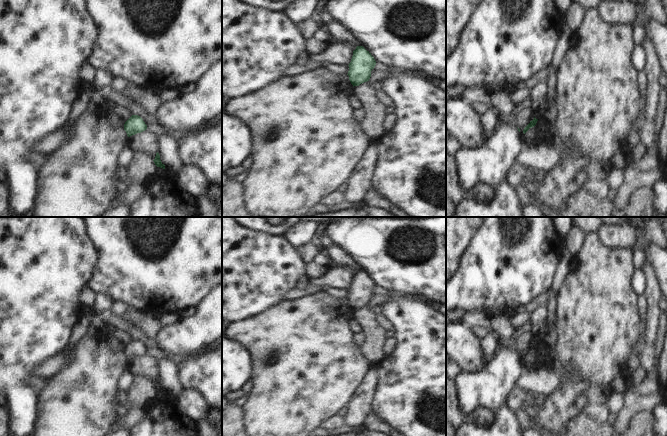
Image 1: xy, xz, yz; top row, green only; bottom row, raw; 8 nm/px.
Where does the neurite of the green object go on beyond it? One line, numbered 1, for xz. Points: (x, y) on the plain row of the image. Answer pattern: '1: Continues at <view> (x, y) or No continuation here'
1: No continuation here

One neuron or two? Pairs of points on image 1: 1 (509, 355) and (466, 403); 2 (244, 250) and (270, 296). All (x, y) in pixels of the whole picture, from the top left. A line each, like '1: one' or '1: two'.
1: one
2: one

